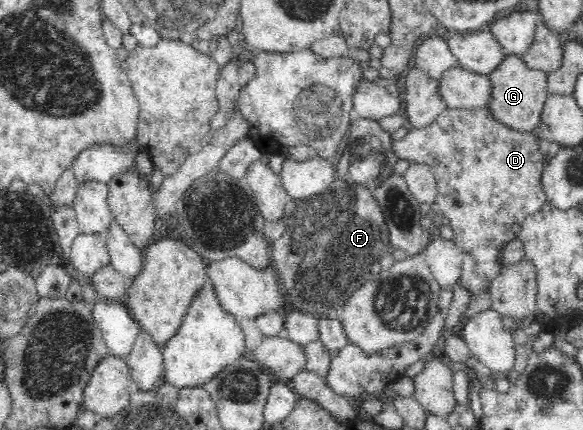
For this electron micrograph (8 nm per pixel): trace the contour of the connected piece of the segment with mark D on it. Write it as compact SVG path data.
M486 107L472 108L472 109L450 109L444 108L434 121L431 121L427 126L422 128L413 128L408 131L405 137L402 137L400 141L391 141L391 152L402 161L409 161L411 163L428 163L432 170L434 167L440 171L442 169L442 179L448 181L448 189L437 189L438 193L435 202L440 206L440 215L449 219L449 225L453 229L453 242L463 251L463 262L461 267L461 276L458 279L458 283L468 290L471 297L474 297L478 292L486 291L490 286L491 281L498 275L498 272L502 269L502 264L498 262L500 257L498 249L504 245L504 243L512 240L515 236L512 232L514 225L522 225L522 222L530 215L530 213L536 213L536 211L544 207L546 201L548 201L546 194L543 192L541 186L541 173L543 167L546 164L547 157L543 156L537 147L539 137L535 132L520 132L514 131L498 123L495 119L491 119L489 111Z

